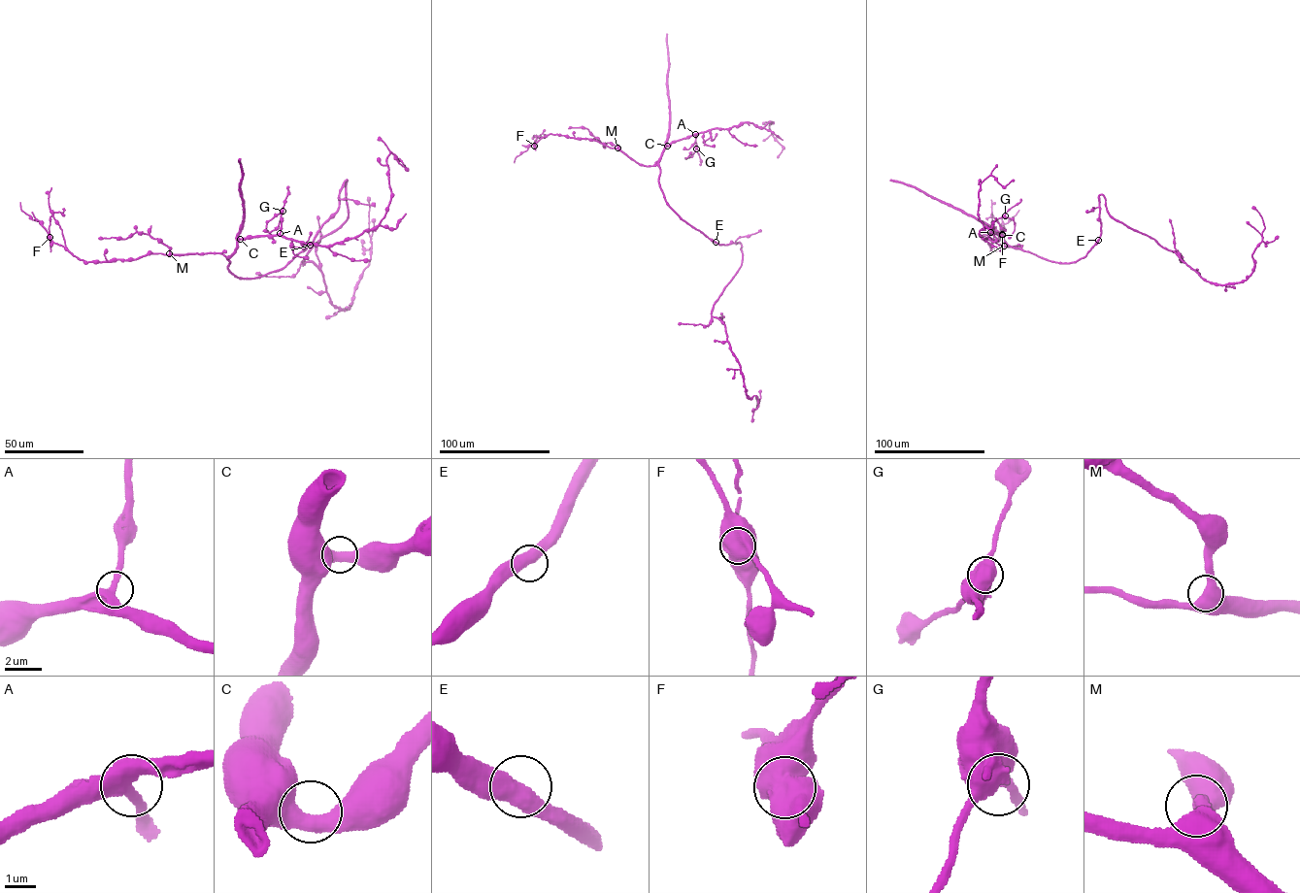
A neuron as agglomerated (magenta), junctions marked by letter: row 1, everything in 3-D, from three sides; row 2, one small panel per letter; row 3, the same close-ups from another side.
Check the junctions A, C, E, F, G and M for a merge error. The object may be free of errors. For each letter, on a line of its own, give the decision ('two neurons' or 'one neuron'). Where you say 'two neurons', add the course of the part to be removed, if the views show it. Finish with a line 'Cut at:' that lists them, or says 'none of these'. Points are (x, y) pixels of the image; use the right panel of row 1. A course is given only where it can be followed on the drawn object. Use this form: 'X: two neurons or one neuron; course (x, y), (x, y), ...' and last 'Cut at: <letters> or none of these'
A: one neuron
C: one neuron
E: one neuron
F: two neurons; course (1002, 235), (999, 224), (989, 216), (990, 214)
G: one neuron
M: one neuron
Cut at: F

